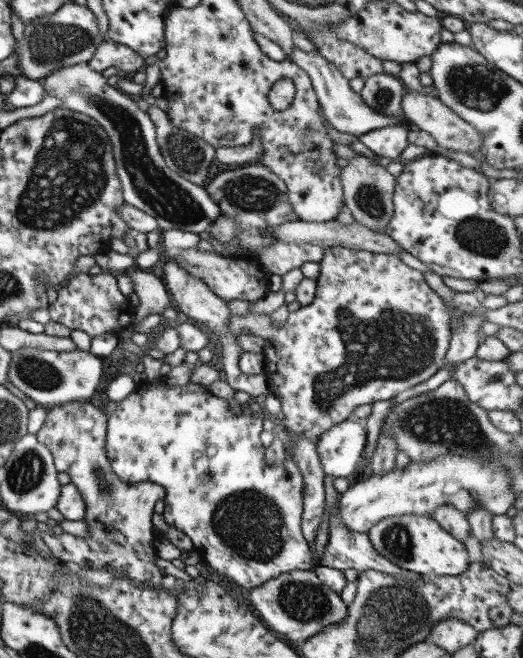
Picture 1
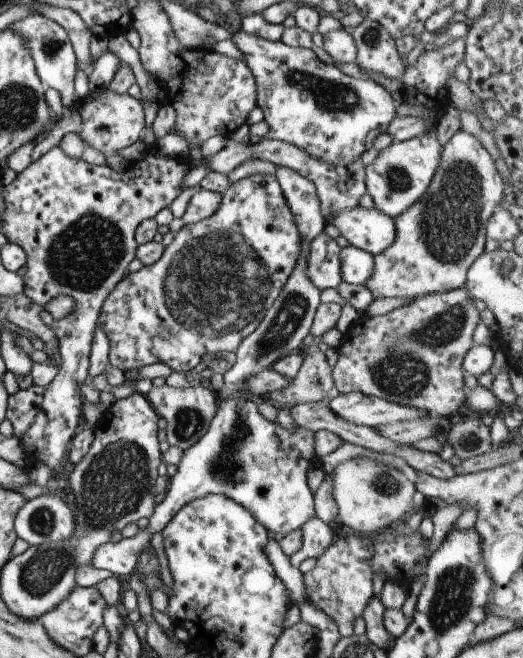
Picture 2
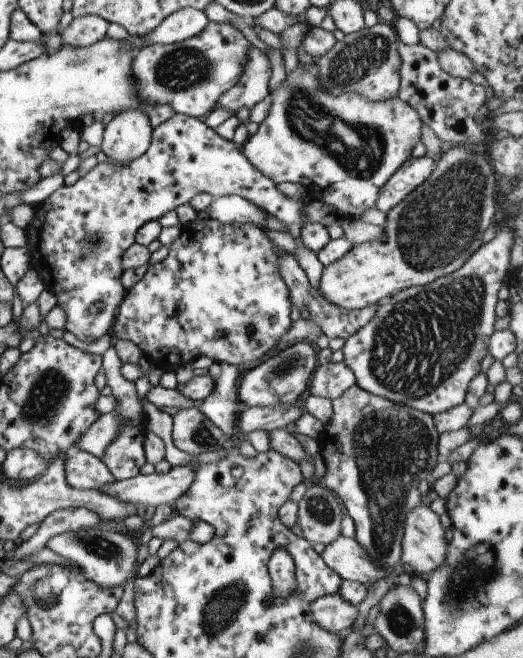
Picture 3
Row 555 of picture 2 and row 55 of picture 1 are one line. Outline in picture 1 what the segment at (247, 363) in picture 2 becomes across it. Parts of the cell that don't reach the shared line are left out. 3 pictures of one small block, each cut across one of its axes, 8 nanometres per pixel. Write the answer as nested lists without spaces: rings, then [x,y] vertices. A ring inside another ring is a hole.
[[[108,39],[96,48],[95,56],[92,56],[87,64],[99,73],[115,66],[120,73],[132,75],[146,67],[145,58],[138,52]]]

